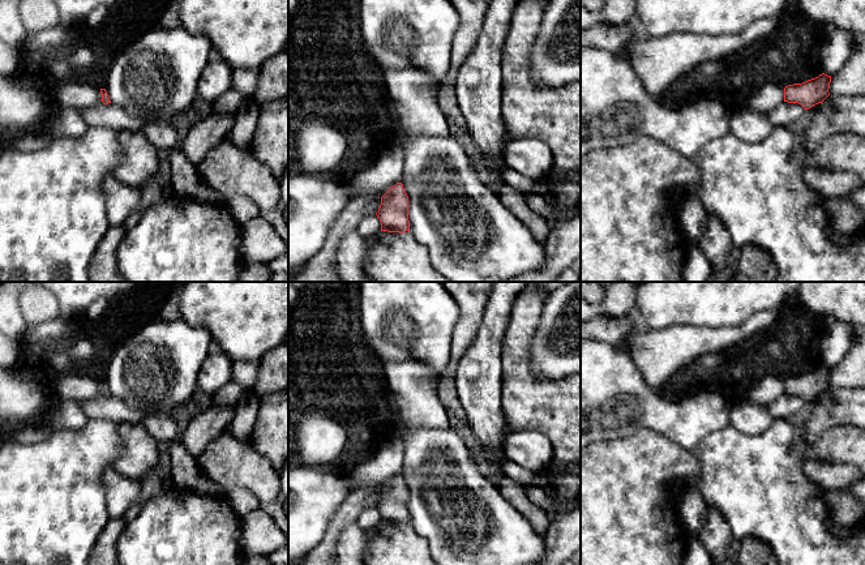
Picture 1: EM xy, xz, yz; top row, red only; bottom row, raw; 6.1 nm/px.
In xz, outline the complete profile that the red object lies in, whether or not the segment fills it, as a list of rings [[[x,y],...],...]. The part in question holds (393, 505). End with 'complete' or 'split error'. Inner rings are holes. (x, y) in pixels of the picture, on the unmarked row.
[[[402,475],[390,479],[381,489],[376,508],[381,514],[381,523],[399,526],[410,523],[408,488]]]; complete

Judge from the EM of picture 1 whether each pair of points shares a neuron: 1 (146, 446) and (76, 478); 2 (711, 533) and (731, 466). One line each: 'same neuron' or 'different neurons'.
1: different neurons
2: different neurons

